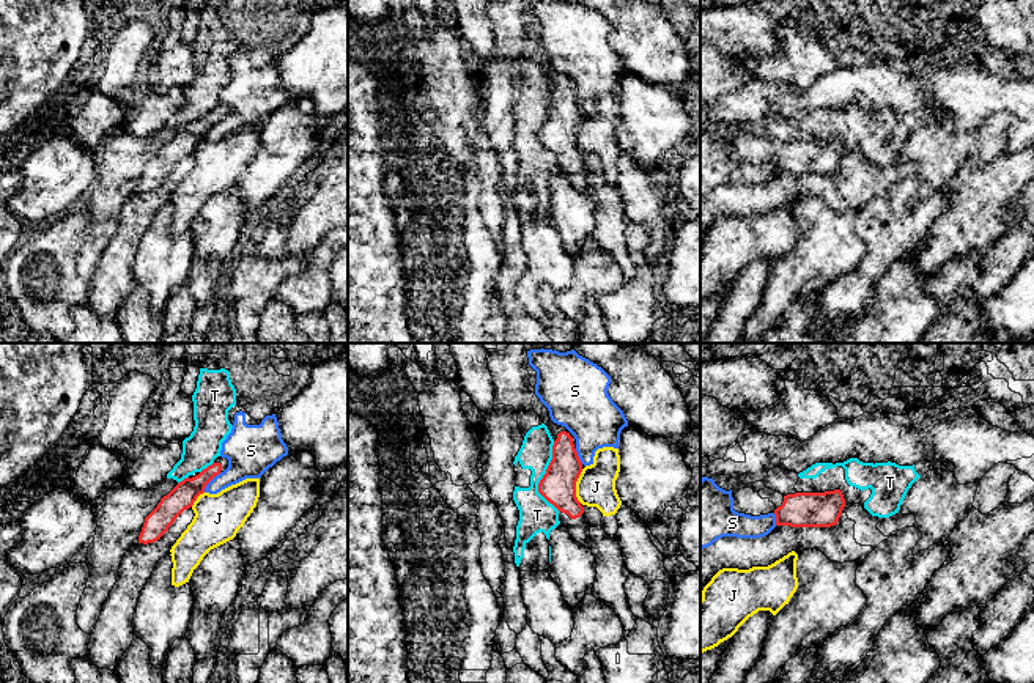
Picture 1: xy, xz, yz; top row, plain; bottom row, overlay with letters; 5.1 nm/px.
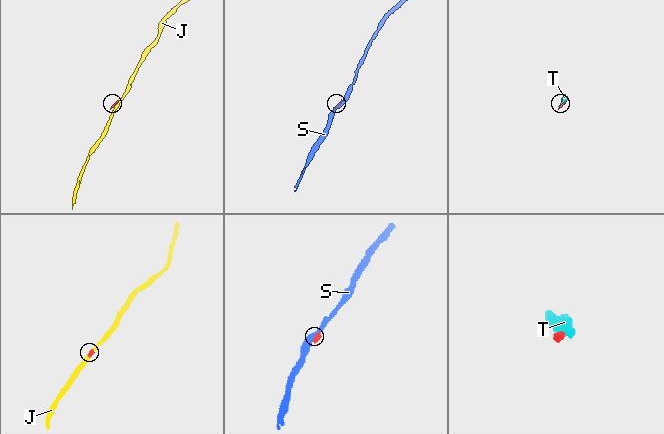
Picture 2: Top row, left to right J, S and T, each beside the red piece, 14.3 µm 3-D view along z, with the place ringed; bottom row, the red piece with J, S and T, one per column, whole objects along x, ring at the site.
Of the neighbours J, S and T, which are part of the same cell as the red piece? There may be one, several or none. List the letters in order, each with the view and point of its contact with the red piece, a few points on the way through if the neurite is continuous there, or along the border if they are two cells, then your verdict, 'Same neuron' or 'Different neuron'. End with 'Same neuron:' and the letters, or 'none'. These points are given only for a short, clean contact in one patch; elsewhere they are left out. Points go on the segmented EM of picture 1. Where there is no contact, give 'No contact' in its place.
J: Touches red at xz (575, 487). Different neuron
S: Touches red at xy (210, 480). Different neuron
T: Touches red at xz (543, 477). Different neuron
Same neuron: none

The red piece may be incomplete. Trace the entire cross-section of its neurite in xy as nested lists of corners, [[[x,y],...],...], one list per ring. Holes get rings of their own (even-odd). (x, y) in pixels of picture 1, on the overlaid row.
[[[217,456],[211,466],[179,482],[145,518],[138,543],[148,545],[157,541],[175,519],[205,493],[206,485],[227,467],[228,460]]]

